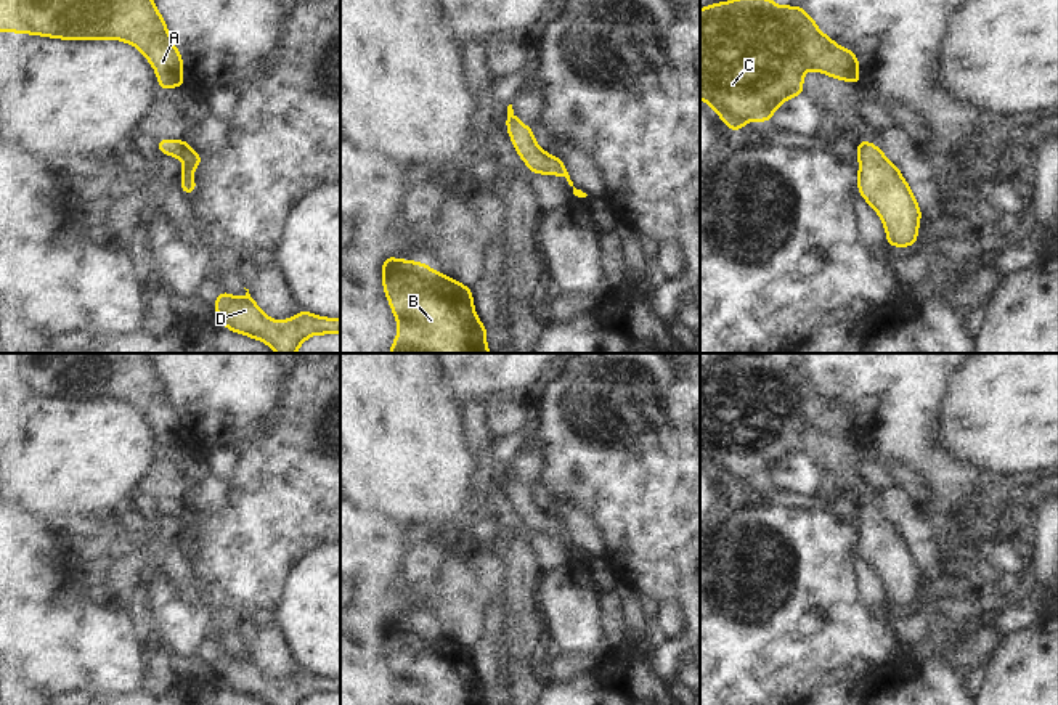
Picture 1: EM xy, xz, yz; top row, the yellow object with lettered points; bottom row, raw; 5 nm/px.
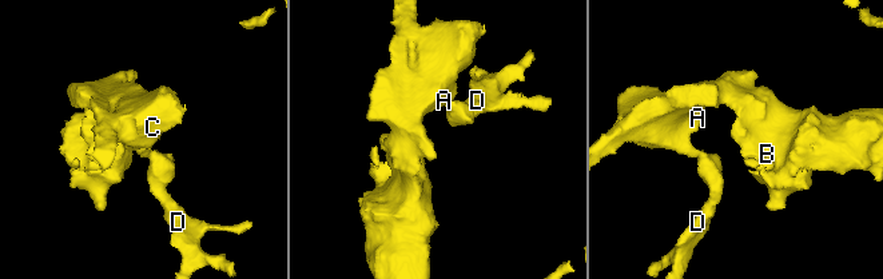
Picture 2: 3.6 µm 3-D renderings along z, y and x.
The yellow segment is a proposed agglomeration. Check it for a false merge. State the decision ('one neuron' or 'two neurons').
one neuron

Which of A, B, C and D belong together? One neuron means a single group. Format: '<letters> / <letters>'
A B C D

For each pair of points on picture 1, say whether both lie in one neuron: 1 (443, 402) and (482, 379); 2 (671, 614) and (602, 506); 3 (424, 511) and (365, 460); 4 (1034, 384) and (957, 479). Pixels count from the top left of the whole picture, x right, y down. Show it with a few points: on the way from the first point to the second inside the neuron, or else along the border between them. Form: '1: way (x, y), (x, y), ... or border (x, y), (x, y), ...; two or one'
1: border (443, 370), (445, 379), (463, 405); two
2: border (660, 603), (678, 603), (683, 607); two
3: way (410, 497), (379, 466); one
4: border (935, 445), (954, 461), (994, 482); two

